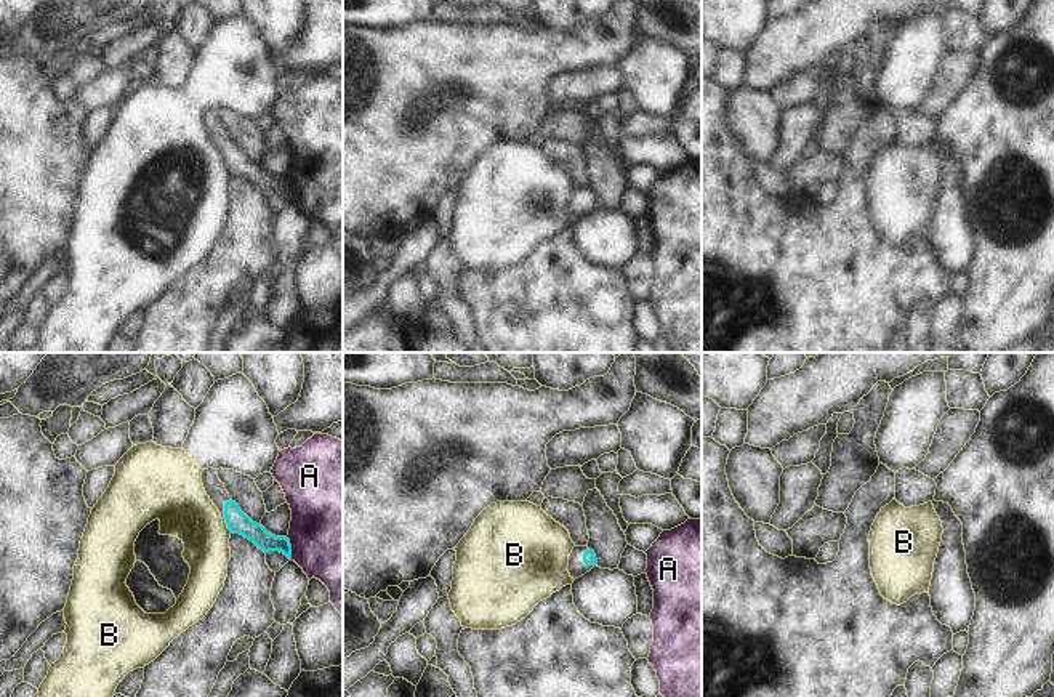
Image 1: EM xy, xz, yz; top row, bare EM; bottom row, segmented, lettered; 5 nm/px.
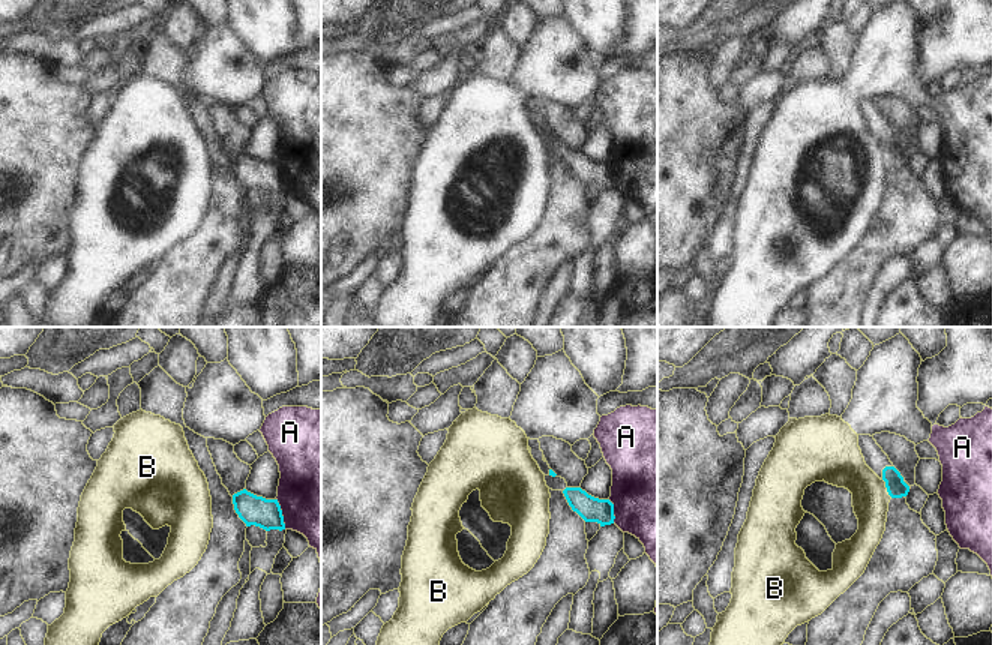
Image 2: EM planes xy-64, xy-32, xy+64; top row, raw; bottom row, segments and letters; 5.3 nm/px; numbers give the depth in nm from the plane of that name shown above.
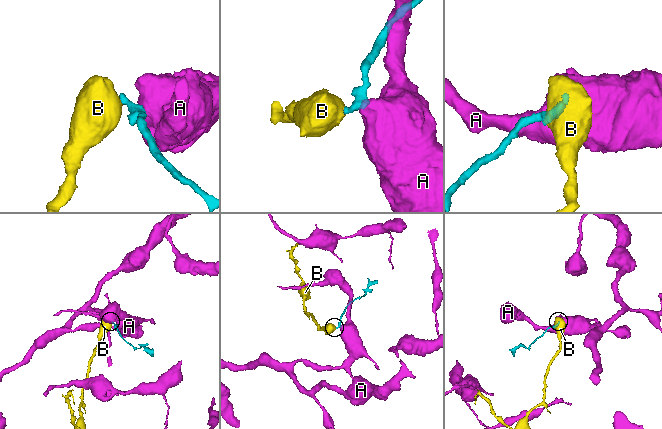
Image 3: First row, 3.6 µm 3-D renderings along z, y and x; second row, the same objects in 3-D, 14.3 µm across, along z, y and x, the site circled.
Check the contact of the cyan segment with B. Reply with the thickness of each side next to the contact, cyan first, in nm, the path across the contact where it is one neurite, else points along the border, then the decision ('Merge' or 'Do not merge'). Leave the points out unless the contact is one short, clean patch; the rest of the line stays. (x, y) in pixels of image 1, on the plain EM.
Thickness 110 nm (cyan) against 280 nm. Boundary: xy (225, 164), (231, 173). Do not merge

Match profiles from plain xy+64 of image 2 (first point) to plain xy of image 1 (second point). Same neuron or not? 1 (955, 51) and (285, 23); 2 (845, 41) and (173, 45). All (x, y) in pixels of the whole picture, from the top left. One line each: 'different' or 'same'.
1: different
2: same

